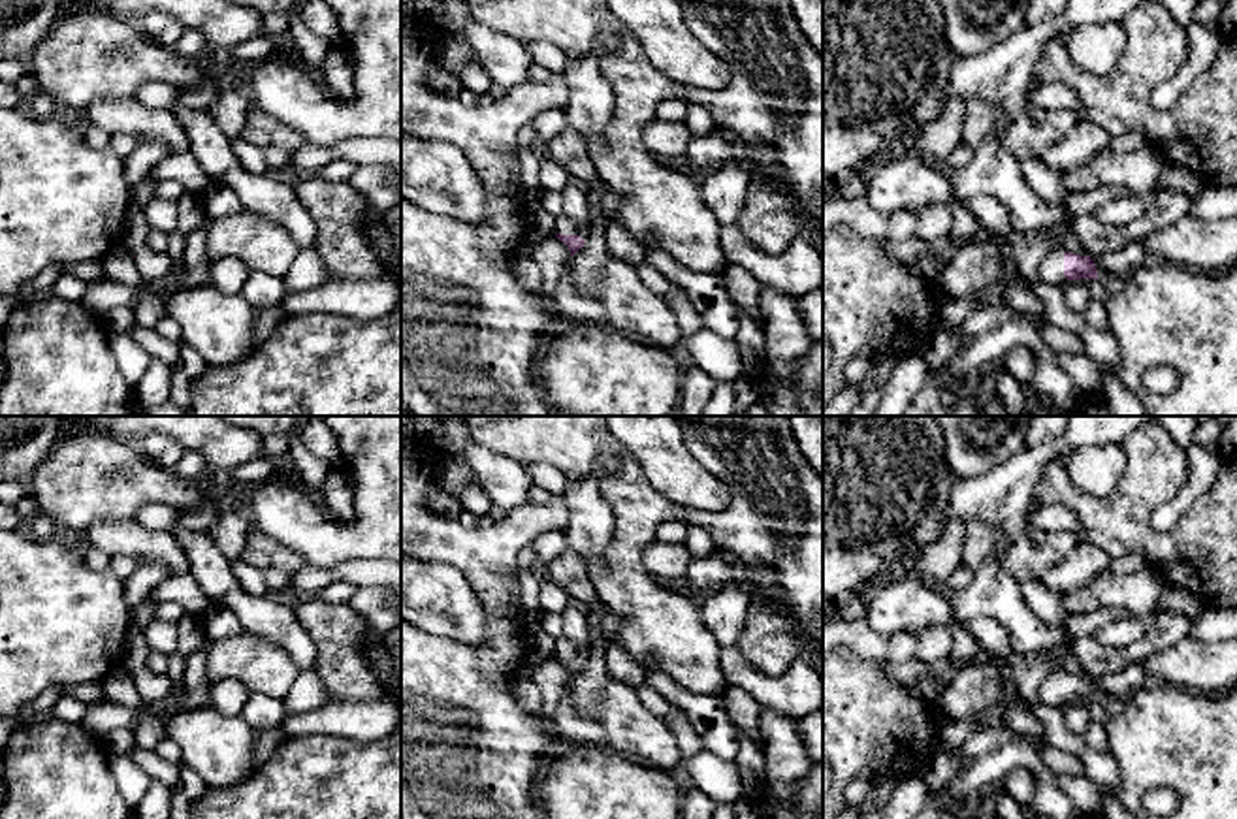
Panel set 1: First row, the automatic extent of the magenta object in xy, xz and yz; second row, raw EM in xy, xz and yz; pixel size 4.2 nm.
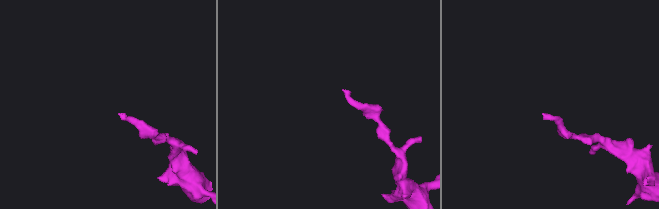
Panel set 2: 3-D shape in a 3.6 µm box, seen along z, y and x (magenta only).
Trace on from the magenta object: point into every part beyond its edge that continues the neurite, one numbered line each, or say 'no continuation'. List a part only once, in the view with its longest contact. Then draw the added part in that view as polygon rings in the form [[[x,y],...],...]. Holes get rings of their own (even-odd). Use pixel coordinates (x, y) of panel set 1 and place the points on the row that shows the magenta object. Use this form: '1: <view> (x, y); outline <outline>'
1: yz (1051, 270); outline [[[1056,245],[1039,264],[1037,281],[1045,284],[1064,286],[1069,281],[1064,277],[1064,252],[1062,245]]]

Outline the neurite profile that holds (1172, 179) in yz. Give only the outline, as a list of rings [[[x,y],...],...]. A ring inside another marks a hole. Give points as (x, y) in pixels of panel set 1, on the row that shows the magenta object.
[[[1167,162],[1147,200],[1162,200],[1167,194],[1182,194],[1192,201],[1201,196],[1203,190],[1205,183],[1197,175]]]

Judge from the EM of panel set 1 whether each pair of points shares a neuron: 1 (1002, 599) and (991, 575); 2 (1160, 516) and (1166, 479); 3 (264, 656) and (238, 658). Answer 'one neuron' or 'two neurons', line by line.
1: one neuron
2: two neurons
3: one neuron

